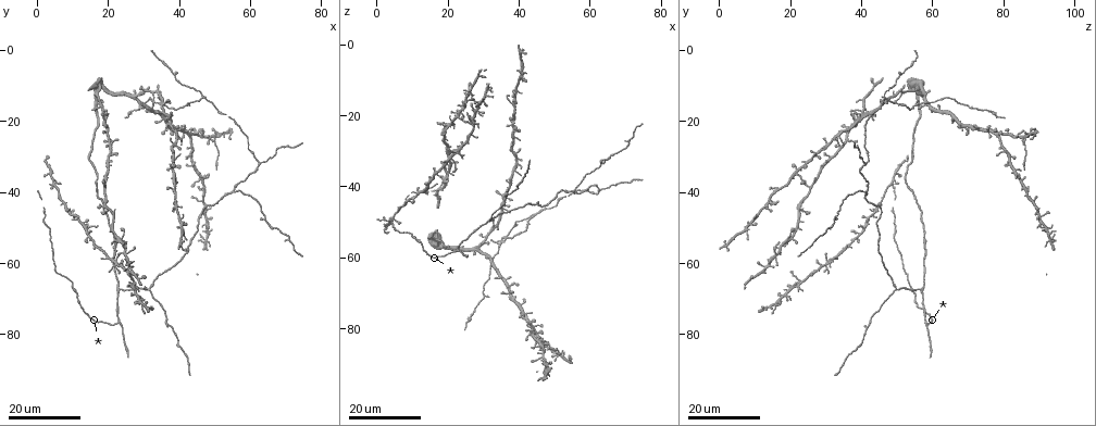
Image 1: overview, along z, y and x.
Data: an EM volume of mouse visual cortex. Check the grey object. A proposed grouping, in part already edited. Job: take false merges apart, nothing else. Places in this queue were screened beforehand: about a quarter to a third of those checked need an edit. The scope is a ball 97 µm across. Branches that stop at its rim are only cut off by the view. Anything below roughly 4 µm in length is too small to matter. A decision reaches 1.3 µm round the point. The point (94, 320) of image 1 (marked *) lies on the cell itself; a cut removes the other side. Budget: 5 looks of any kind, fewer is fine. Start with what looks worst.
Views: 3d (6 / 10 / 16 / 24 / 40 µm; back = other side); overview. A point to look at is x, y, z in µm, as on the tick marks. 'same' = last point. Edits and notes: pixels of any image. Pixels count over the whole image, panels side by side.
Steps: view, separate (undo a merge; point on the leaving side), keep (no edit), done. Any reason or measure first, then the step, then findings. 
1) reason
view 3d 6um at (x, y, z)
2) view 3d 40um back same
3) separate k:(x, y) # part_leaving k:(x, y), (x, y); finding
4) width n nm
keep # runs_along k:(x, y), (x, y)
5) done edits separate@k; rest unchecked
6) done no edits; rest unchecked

arms run side by side
view 3d 24um at (46.5, 14.0, 46.5)

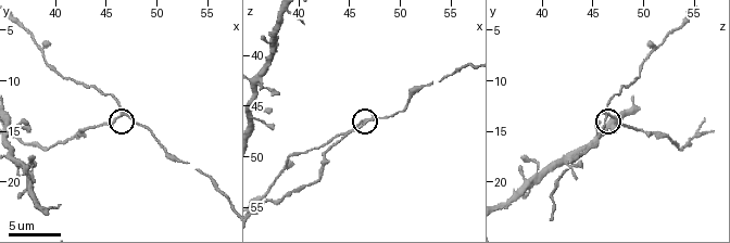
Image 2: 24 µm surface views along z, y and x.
view 3d 6um at (46.4, 13.2, 46.6)

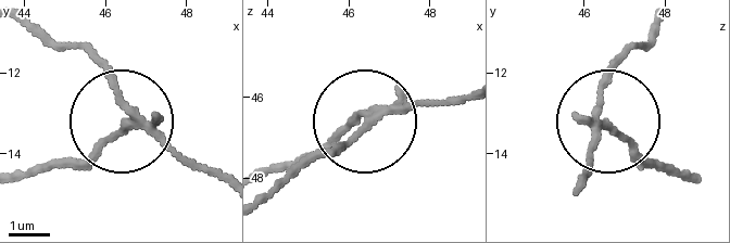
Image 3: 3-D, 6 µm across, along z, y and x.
separate 3:(96, 143) # part_leaving 3:(141, 126), (20, 170); two cells meet here

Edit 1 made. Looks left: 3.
view overview

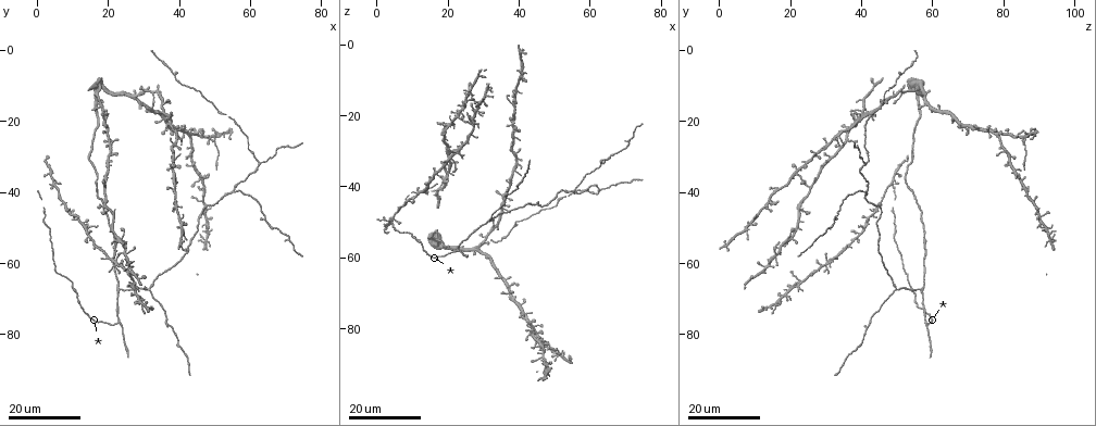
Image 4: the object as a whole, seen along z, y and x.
four arms meet
view 3d 24um at (4.5, 37.0, 48.5)

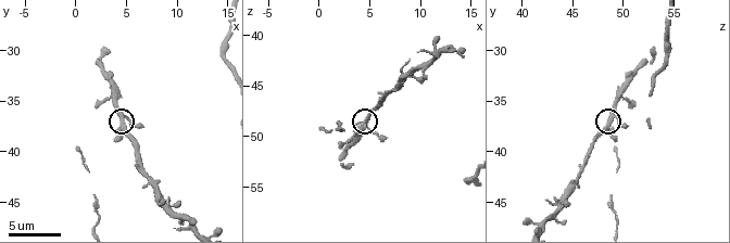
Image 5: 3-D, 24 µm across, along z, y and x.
view 3d 6um at (4.8, 37.6, 48.2)

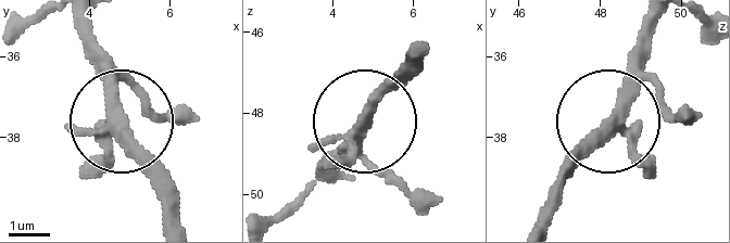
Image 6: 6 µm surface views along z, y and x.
keep # all the same cell

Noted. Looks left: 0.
done edits separate@3; rest unchecked

